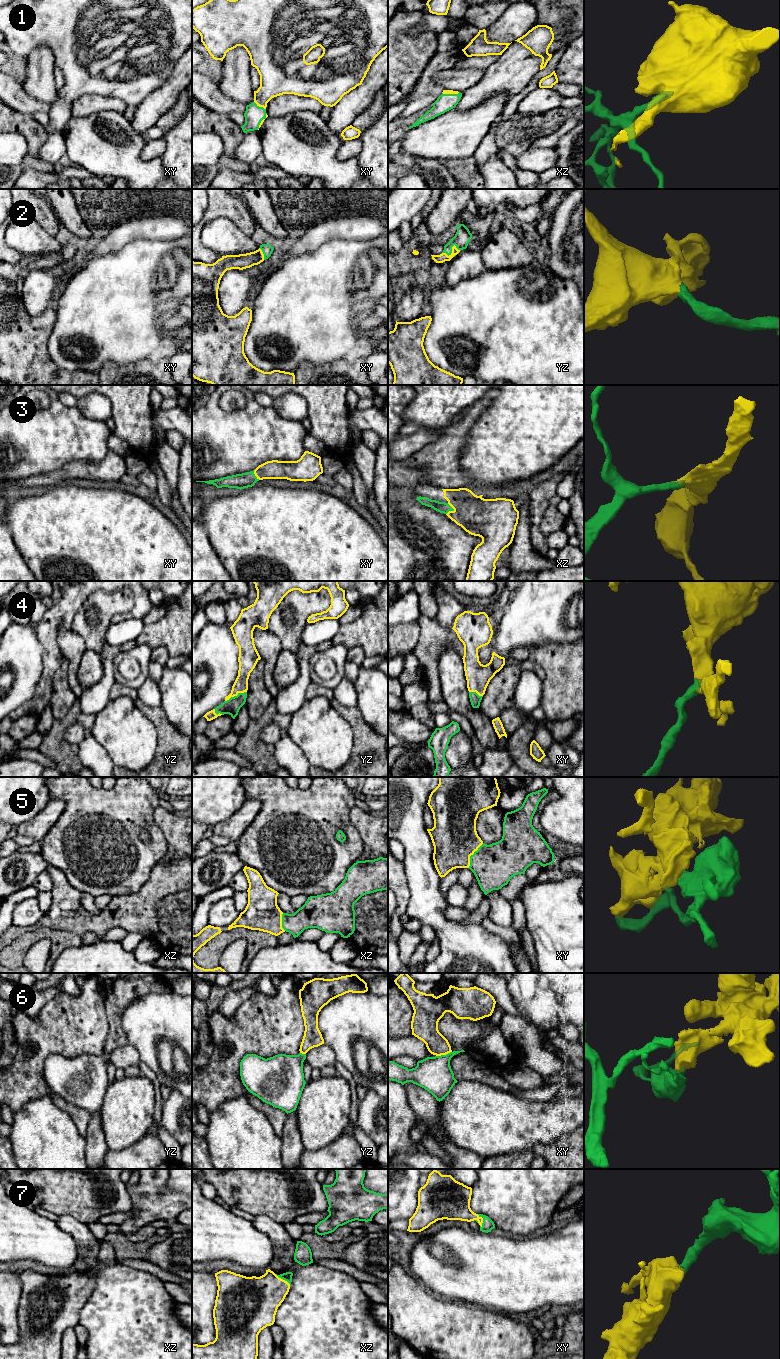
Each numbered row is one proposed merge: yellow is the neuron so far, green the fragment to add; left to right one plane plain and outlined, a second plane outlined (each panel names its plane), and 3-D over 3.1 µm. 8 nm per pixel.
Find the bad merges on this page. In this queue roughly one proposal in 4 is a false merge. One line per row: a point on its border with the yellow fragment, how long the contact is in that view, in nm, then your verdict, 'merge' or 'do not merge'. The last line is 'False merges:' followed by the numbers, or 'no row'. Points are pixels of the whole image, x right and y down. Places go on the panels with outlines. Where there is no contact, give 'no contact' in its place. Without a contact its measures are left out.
1: meets yellow in xy at (260, 106); contact 120 nm long; merge
2: meets yellow in yz at (452, 251); contact 160 nm long; merge
3: meets yellow in xz at (452, 511); contact 100 nm long; merge
4: meets yellow in yz at (235, 695); contact 190 nm long; merge
5: meets yellow in xy at (471, 854); contact 240 nm long; merge
6: meets yellow in xy at (443, 1054); contact 130 nm long; do not merge
7: meets yellow in xy at (482, 1220); contact 120 nm long; merge
False merges: 6

